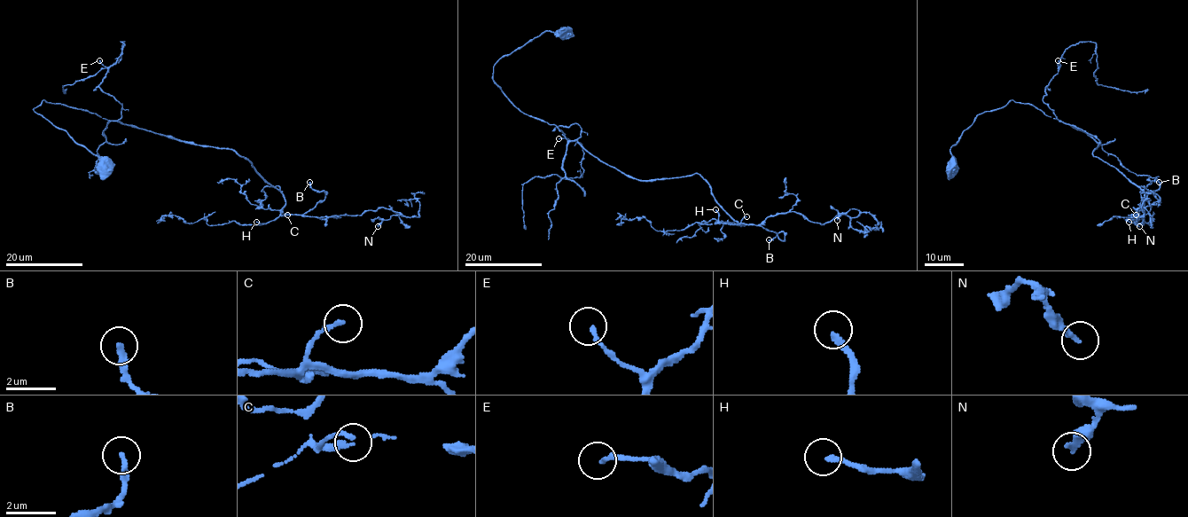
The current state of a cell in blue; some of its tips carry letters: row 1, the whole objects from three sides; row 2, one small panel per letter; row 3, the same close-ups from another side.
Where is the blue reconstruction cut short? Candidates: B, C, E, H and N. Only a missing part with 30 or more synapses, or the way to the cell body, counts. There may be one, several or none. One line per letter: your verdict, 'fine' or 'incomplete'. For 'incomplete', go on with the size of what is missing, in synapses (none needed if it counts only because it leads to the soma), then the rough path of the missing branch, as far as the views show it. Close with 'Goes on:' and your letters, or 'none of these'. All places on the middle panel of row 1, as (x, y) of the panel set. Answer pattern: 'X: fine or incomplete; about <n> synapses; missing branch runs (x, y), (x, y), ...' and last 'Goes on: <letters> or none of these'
B: incomplete; about 50 synapses; missing branch runs (769, 239), (793, 227), (837, 238), (832, 234), (823, 235)
C: fine
E: fine
H: incomplete; about 90 synapses; missing branch runs (715, 209), (693, 189), (673, 200), (678, 178), (660, 189), (640, 188), (613, 165), (602, 162)
N: fine
Goes on: B, H

